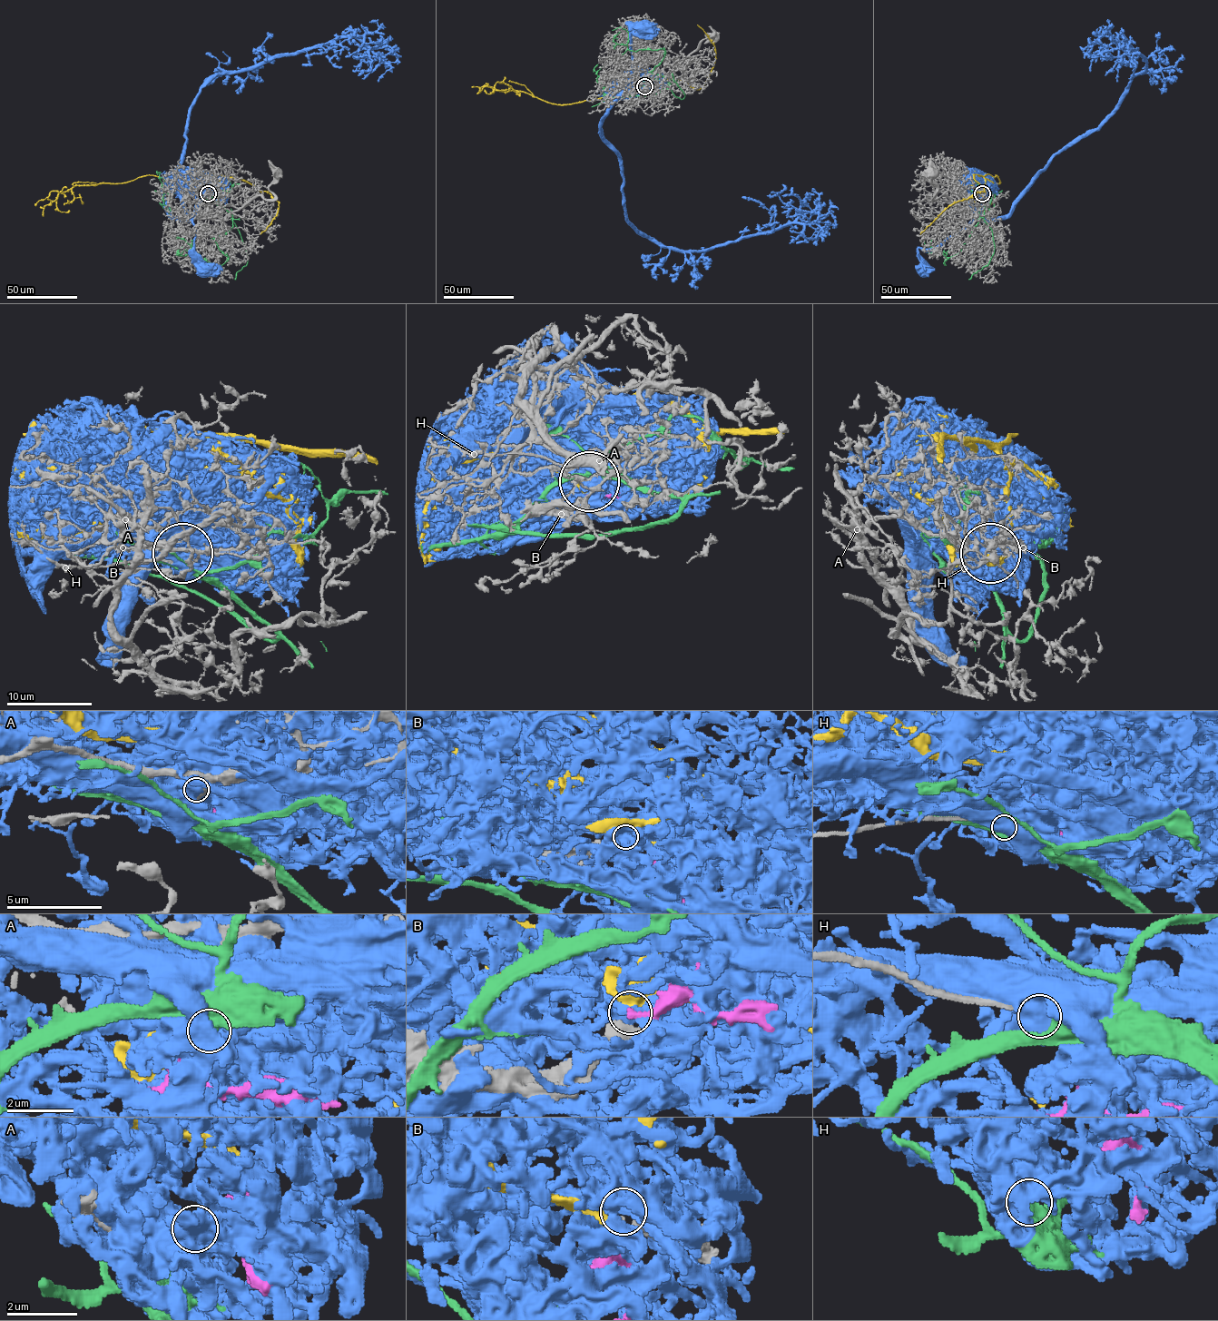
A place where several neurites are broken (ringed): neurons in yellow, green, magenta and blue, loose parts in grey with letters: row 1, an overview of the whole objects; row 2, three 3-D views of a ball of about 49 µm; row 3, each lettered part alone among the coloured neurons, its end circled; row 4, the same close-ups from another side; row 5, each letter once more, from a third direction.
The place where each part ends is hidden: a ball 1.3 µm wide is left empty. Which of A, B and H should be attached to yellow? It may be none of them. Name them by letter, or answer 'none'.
B

